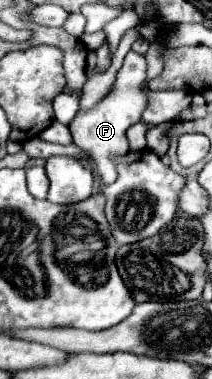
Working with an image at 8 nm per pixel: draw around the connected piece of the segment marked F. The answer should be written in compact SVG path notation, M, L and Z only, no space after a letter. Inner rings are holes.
M130 50L124 58L122 68L118 70L112 92L106 98L102 98L92 110L78 112L76 118L70 122L74 144L90 154L90 158L96 162L96 172L102 176L102 182L106 184L112 184L116 180L116 168L110 156L126 154L130 150L126 130L132 124L140 122L140 116L146 108L146 94L142 92L142 82L146 82L146 60L144 56Z

